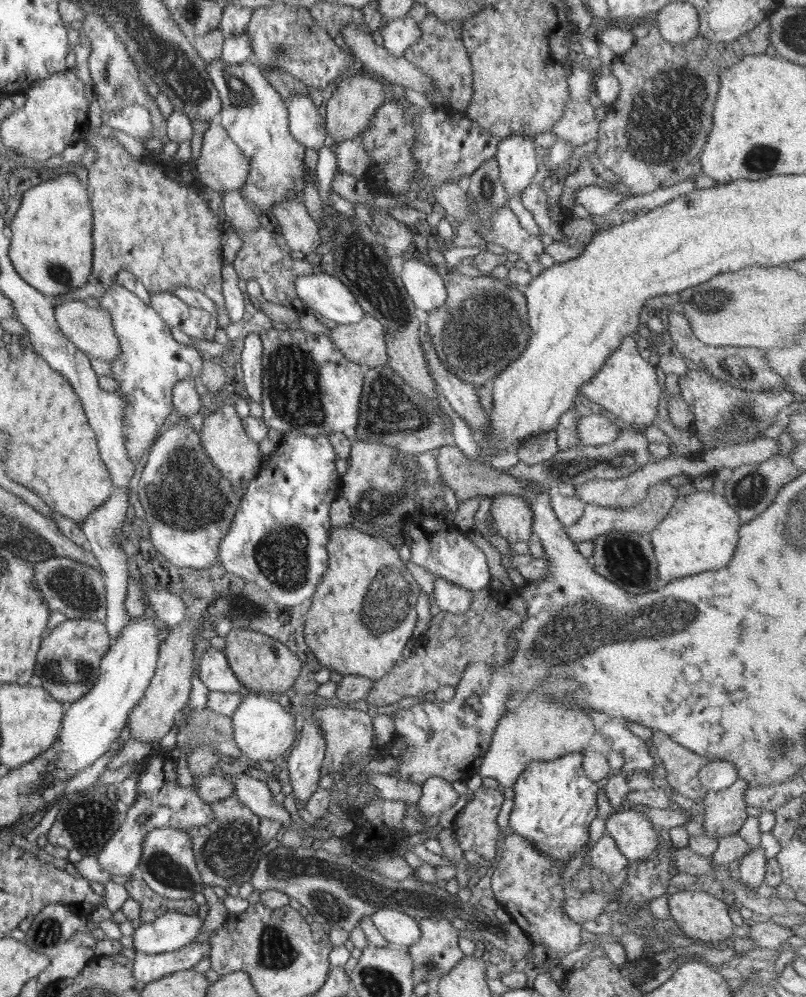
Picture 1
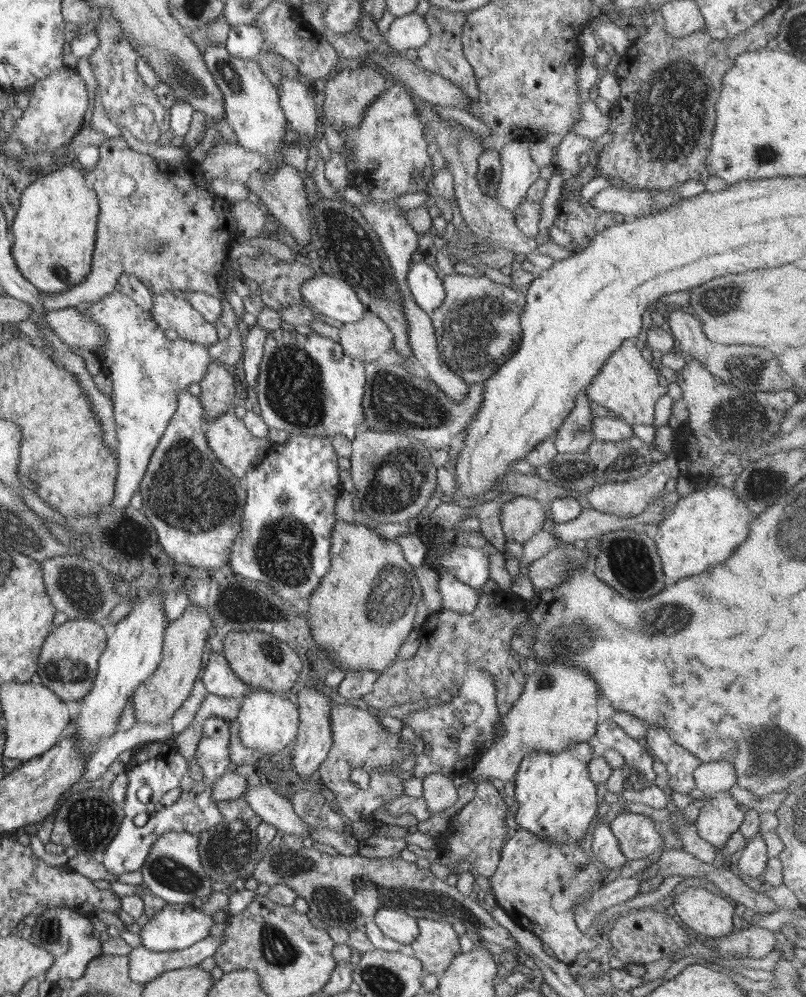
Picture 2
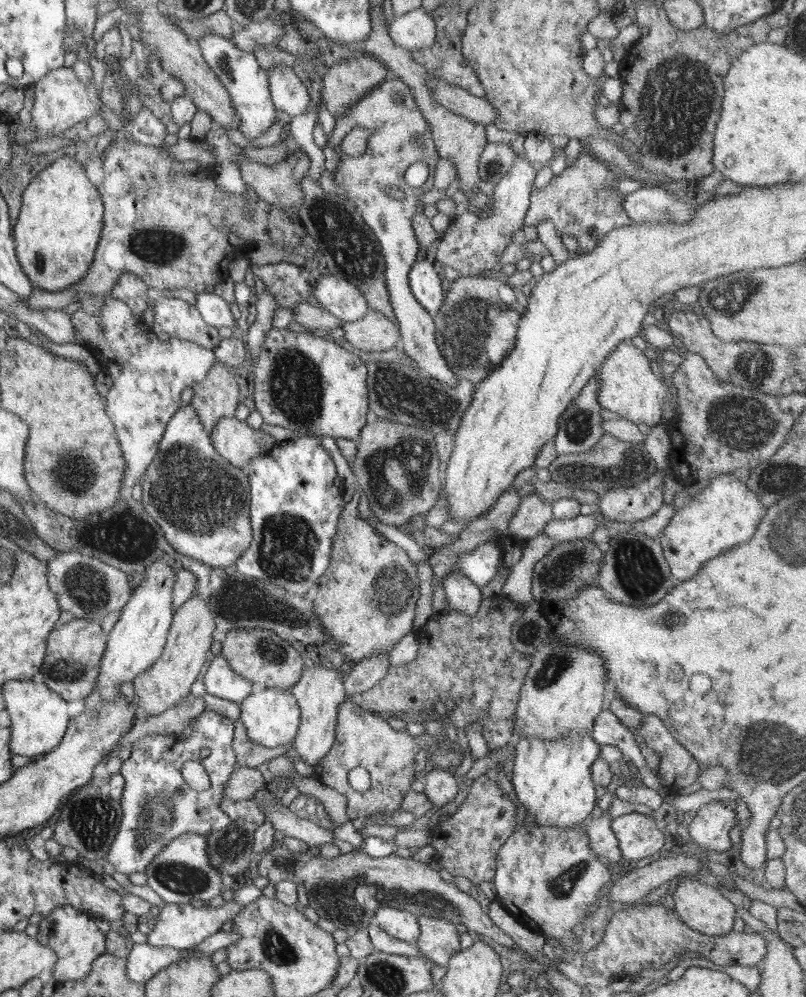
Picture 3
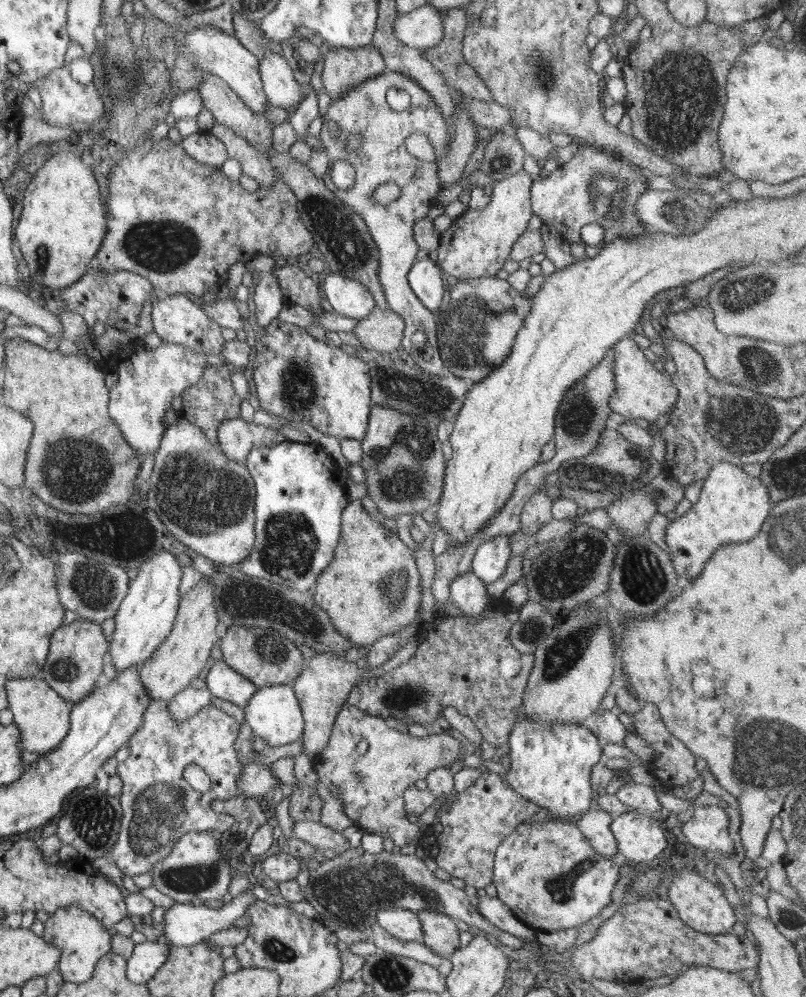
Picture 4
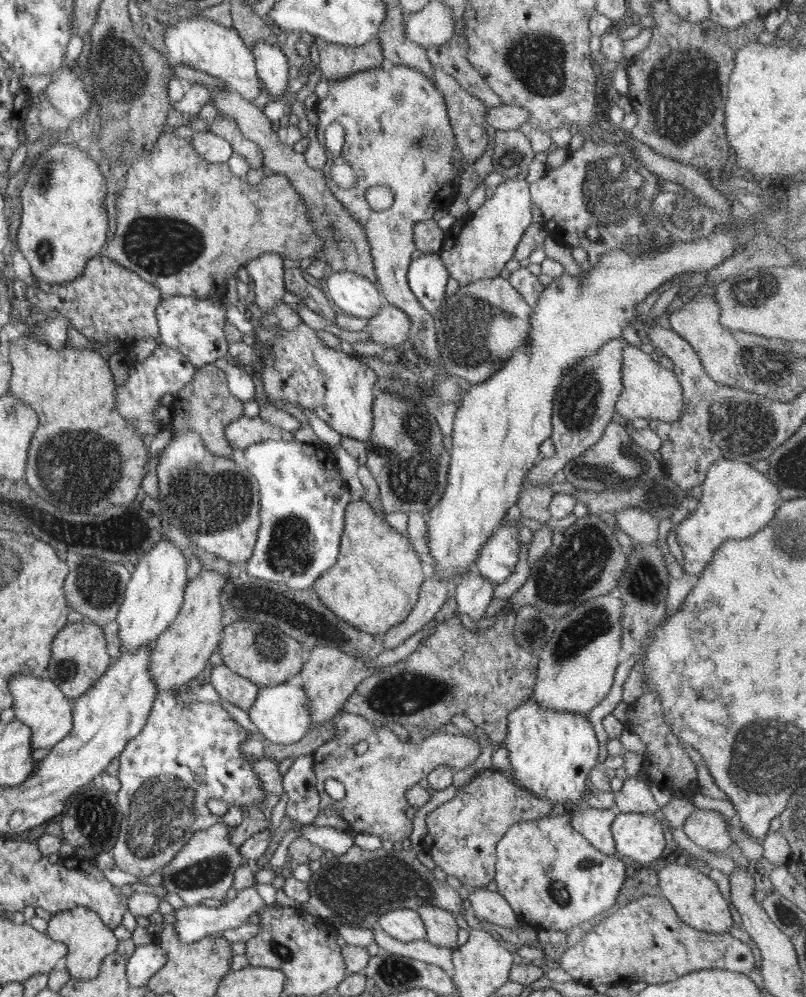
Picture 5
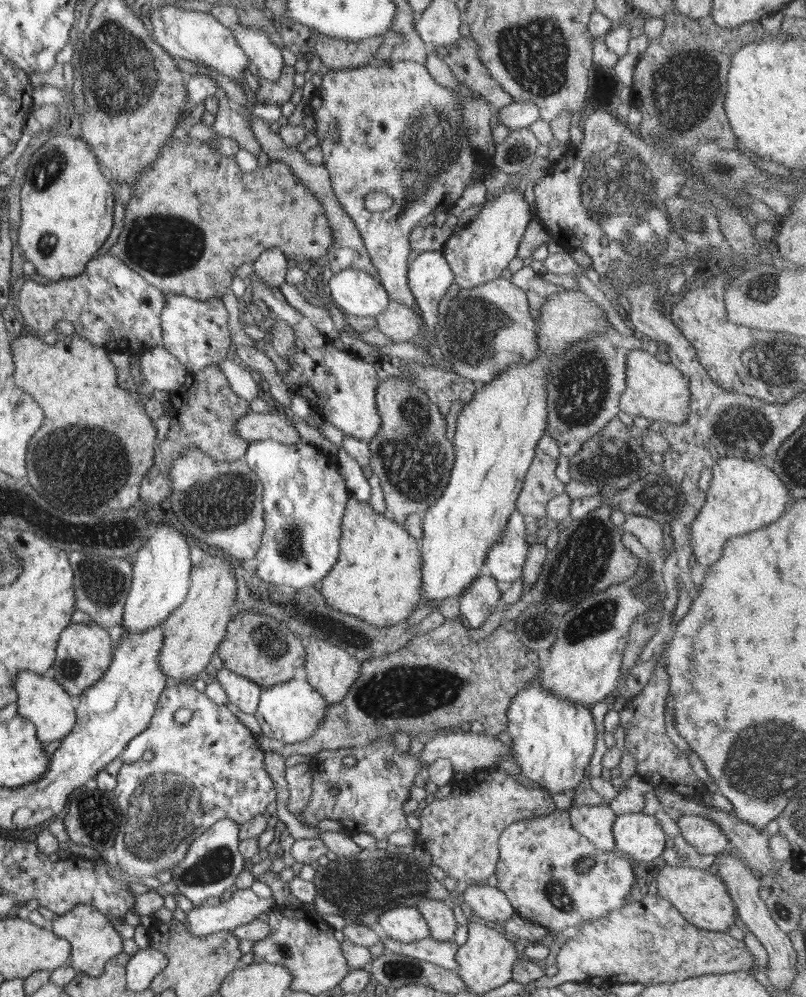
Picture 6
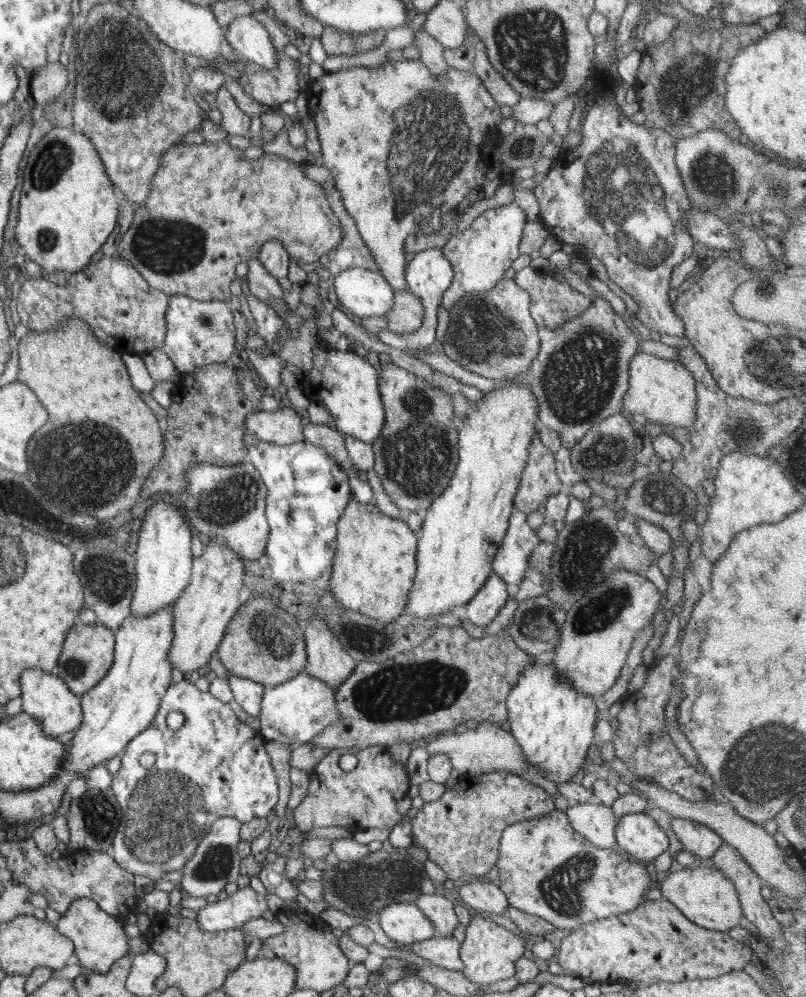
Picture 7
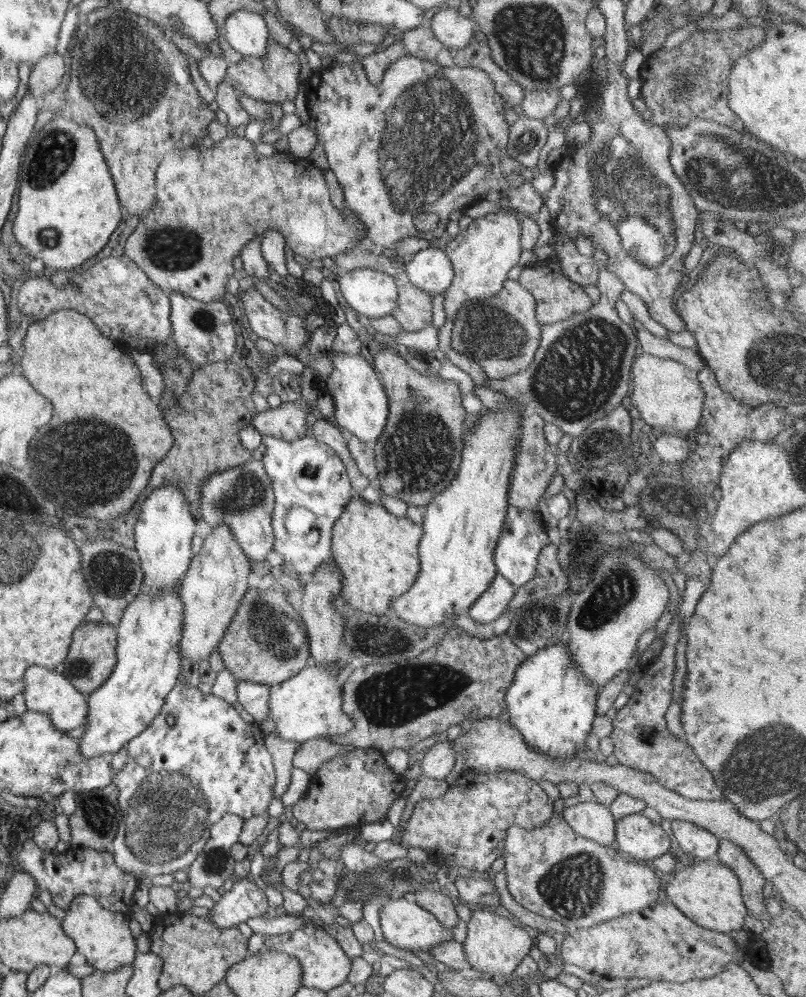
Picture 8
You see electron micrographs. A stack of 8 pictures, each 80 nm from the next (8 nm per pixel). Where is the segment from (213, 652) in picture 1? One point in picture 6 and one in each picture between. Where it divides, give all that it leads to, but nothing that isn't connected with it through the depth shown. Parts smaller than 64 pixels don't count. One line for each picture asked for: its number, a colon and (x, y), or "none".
2: (218, 678)
3: (220, 680)
4: (222, 681)
5: (241, 692)
6: (245, 694)

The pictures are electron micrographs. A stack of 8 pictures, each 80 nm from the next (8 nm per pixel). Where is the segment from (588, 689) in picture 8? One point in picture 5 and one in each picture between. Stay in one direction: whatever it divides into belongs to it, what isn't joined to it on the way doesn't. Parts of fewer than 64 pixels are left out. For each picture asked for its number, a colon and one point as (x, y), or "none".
5: (551, 752)
6: (553, 739)
7: (553, 723)

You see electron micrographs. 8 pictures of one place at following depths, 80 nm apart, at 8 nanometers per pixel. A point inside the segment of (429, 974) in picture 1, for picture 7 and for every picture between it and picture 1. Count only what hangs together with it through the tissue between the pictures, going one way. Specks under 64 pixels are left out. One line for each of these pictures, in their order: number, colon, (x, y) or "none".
2: (437, 944)
3: (438, 941)
4: (440, 932)
5: (441, 926)
6: (439, 915)
7: (439, 909)

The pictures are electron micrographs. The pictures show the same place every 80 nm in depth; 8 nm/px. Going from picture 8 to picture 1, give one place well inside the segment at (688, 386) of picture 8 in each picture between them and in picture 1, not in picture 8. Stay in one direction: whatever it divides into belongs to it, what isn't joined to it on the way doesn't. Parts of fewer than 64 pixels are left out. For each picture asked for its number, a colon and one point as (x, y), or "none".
1: (626, 385)
2: (627, 384)
3: (629, 387)
4: (641, 391)
5: (650, 391)
6: (656, 389)
7: (664, 391)

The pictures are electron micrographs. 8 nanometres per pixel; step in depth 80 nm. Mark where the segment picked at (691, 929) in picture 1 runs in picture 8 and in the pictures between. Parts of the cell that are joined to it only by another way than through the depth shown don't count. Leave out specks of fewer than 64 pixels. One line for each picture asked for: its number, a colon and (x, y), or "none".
2: (707, 914)
3: (704, 909)
4: (700, 904)
5: (696, 898)
6: (702, 899)
7: (705, 896)
8: (707, 891)

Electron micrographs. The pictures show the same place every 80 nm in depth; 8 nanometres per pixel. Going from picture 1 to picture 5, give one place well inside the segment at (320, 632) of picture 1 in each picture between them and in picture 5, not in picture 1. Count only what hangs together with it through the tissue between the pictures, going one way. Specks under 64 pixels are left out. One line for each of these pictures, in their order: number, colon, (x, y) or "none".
2: (363, 610)
3: (367, 598)
4: (372, 588)
5: (376, 581)

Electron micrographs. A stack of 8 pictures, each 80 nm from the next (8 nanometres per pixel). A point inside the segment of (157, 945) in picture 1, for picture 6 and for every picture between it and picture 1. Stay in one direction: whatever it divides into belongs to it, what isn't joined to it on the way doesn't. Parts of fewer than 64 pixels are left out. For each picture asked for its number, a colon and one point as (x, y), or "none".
2: (176, 926)
3: (182, 926)
4: (187, 924)
5: (193, 923)
6: (244, 906)

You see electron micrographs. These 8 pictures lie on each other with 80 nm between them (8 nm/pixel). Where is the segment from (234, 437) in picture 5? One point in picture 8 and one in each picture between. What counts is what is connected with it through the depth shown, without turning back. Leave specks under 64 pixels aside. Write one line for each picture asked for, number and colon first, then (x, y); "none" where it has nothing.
6: (254, 426)
7: (284, 426)
8: (288, 421)

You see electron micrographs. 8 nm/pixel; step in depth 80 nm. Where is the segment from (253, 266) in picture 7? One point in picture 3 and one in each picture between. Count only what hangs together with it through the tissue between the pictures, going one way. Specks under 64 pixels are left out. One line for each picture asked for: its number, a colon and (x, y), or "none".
3: (302, 382)
4: (297, 377)
5: (301, 370)
6: (341, 387)

